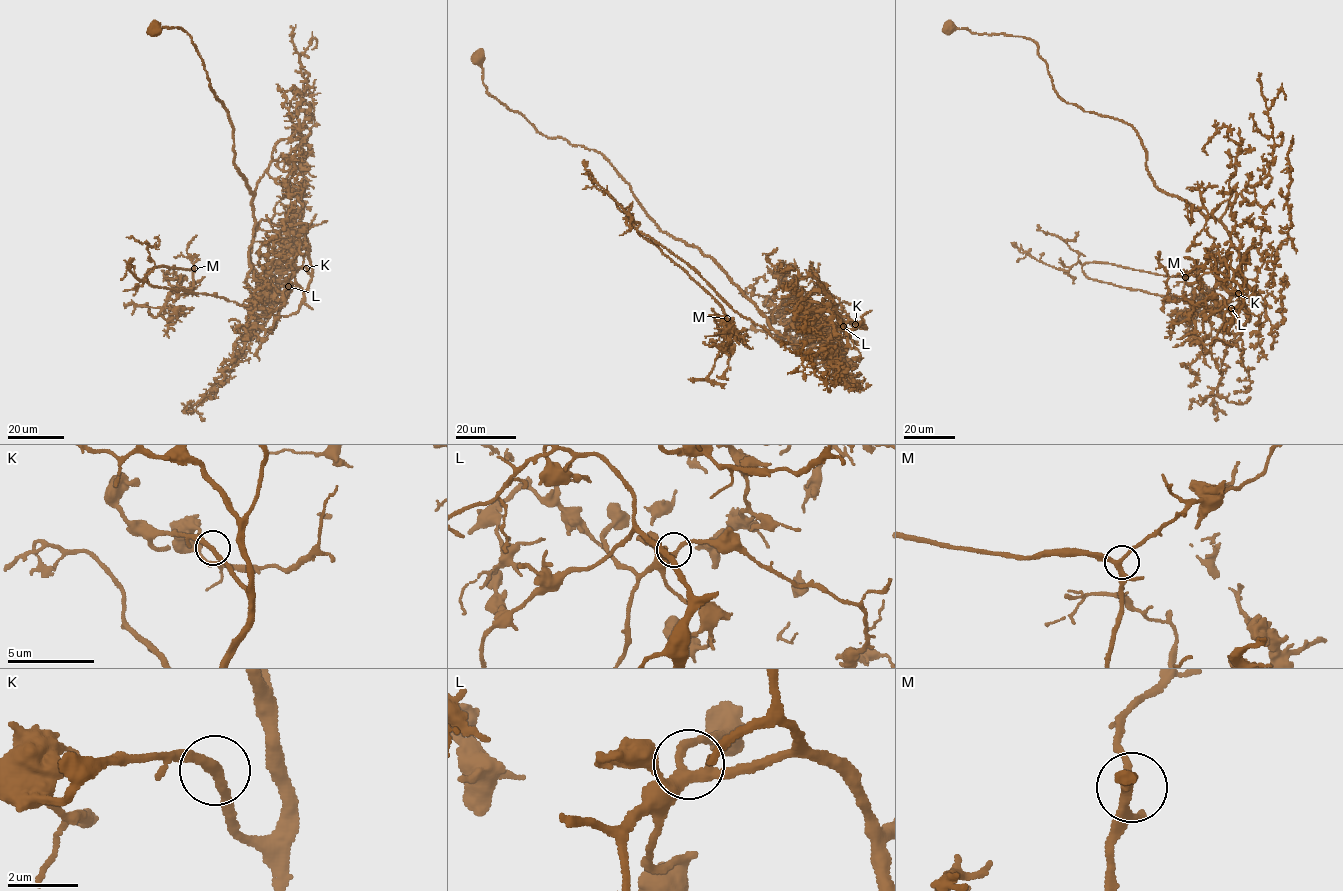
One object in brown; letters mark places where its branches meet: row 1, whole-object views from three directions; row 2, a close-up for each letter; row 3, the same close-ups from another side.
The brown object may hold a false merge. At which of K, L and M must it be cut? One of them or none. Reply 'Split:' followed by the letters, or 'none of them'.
Split: K

